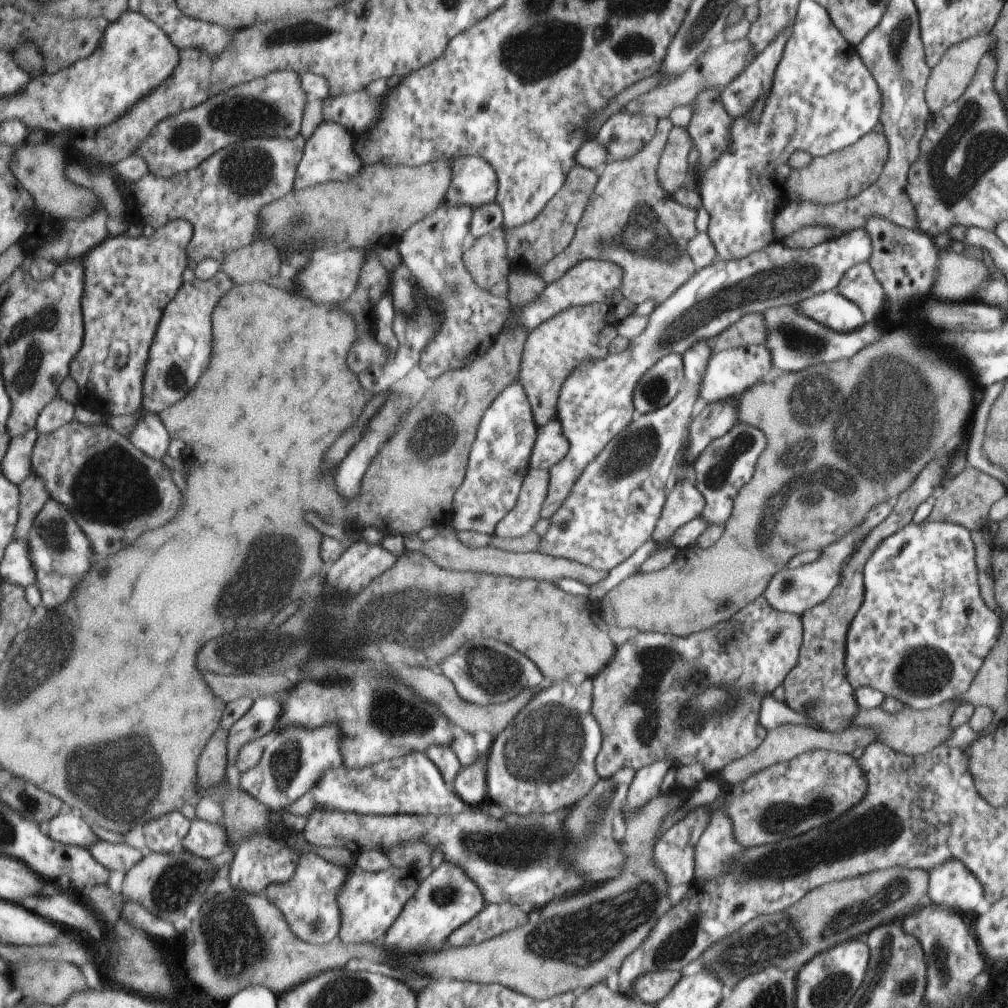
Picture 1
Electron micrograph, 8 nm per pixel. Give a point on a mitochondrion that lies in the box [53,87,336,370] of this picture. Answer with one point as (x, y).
(237, 115)

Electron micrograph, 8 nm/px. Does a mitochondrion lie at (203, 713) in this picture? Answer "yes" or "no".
no

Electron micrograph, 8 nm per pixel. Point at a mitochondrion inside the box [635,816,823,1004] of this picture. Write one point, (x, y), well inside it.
(669, 950)

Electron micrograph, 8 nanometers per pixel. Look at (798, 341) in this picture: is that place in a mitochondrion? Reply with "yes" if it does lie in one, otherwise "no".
yes

